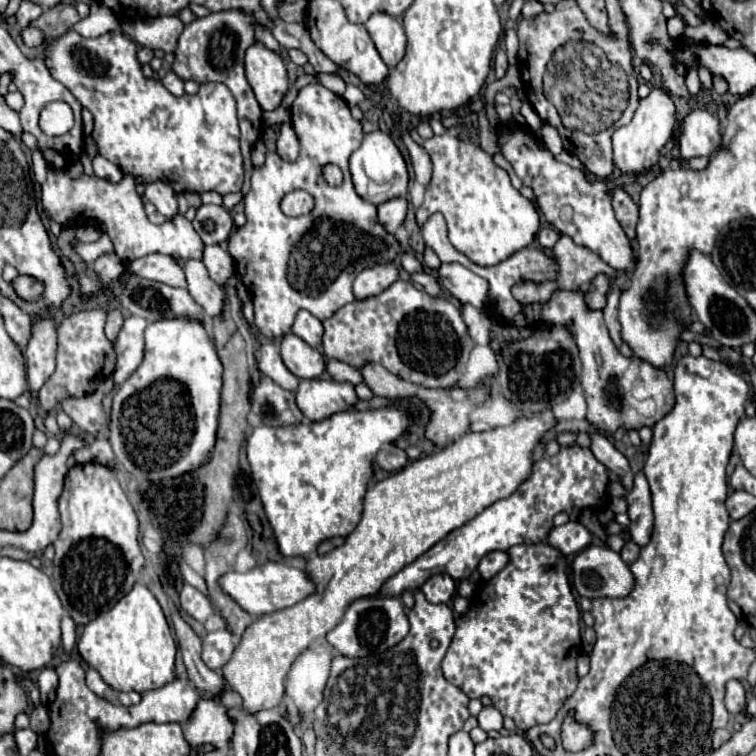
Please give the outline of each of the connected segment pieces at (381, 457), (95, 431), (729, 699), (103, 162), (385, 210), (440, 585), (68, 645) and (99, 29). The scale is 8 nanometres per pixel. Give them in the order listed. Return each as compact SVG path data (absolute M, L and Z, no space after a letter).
M386 444L378 454L376 454L376 464L388 472L398 472L406 466L408 456L402 448L398 448L396 444Z
M102 392L88 394L84 398L66 398L62 410L72 418L72 422L90 436L98 436L106 428L106 412L102 406Z
M730 680L726 684L726 698L724 698L724 702L726 702L728 712L734 714L734 716L744 710L746 698L744 698L744 688L742 688L742 684L738 680Z
M96 156L96 158L92 160L92 164L94 164L94 172L96 172L98 178L108 180L108 182L114 182L114 184L118 184L118 182L122 180L122 170L120 170L116 164L108 162L106 158Z
M394 198L394 200L388 200L388 202L380 204L378 206L378 220L380 220L380 224L388 232L394 234L398 230L398 226L406 218L406 208L408 208L408 200L406 198Z
M434 574L422 584L422 592L424 592L426 600L432 604L450 602L450 598L456 592L456 582L448 574Z
M68 614L62 616L62 644L66 652L72 652L74 644L76 644L76 624L74 620L70 620Z
M92 2L88 18L80 20L74 26L74 30L86 38L96 38L96 36L102 36L102 34L118 30L118 28L120 28L120 20L102 2Z

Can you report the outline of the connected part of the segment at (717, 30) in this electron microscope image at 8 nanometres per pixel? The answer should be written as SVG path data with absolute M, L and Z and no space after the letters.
M708 20L706 24L696 26L696 28L686 26L684 36L692 38L692 40L696 40L696 42L708 42L708 44L724 44L726 38L728 38L728 34L726 34L718 24L714 24L712 20Z

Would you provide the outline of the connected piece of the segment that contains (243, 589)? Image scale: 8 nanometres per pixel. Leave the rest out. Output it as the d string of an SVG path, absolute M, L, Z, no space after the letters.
M266 562L262 566L256 566L248 572L226 572L220 580L220 590L228 594L242 610L246 610L252 616L264 616L274 610L294 606L296 602L304 600L308 594L314 592L314 584L306 576L304 568L296 568L290 562Z

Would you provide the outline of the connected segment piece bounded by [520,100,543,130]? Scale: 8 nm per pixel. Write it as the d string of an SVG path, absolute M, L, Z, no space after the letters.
M523 101L520 113L525 118L526 125L533 130L539 130L543 126L542 120L529 103L529 101Z

